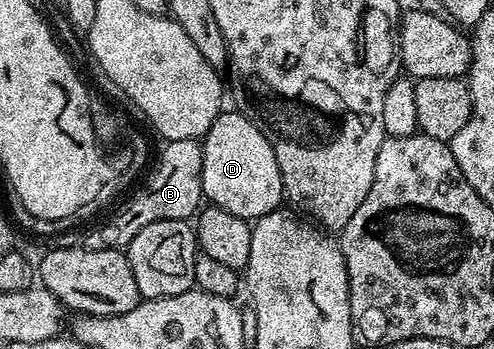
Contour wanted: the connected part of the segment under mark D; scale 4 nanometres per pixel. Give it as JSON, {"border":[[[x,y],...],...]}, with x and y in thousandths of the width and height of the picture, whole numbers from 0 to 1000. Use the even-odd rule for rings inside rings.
{"border":[[[455,312],[425,358],[409,401],[409,542],[427,590],[457,599],[474,622],[516,633],[577,579],[571,496],[547,404],[498,332]]]}

